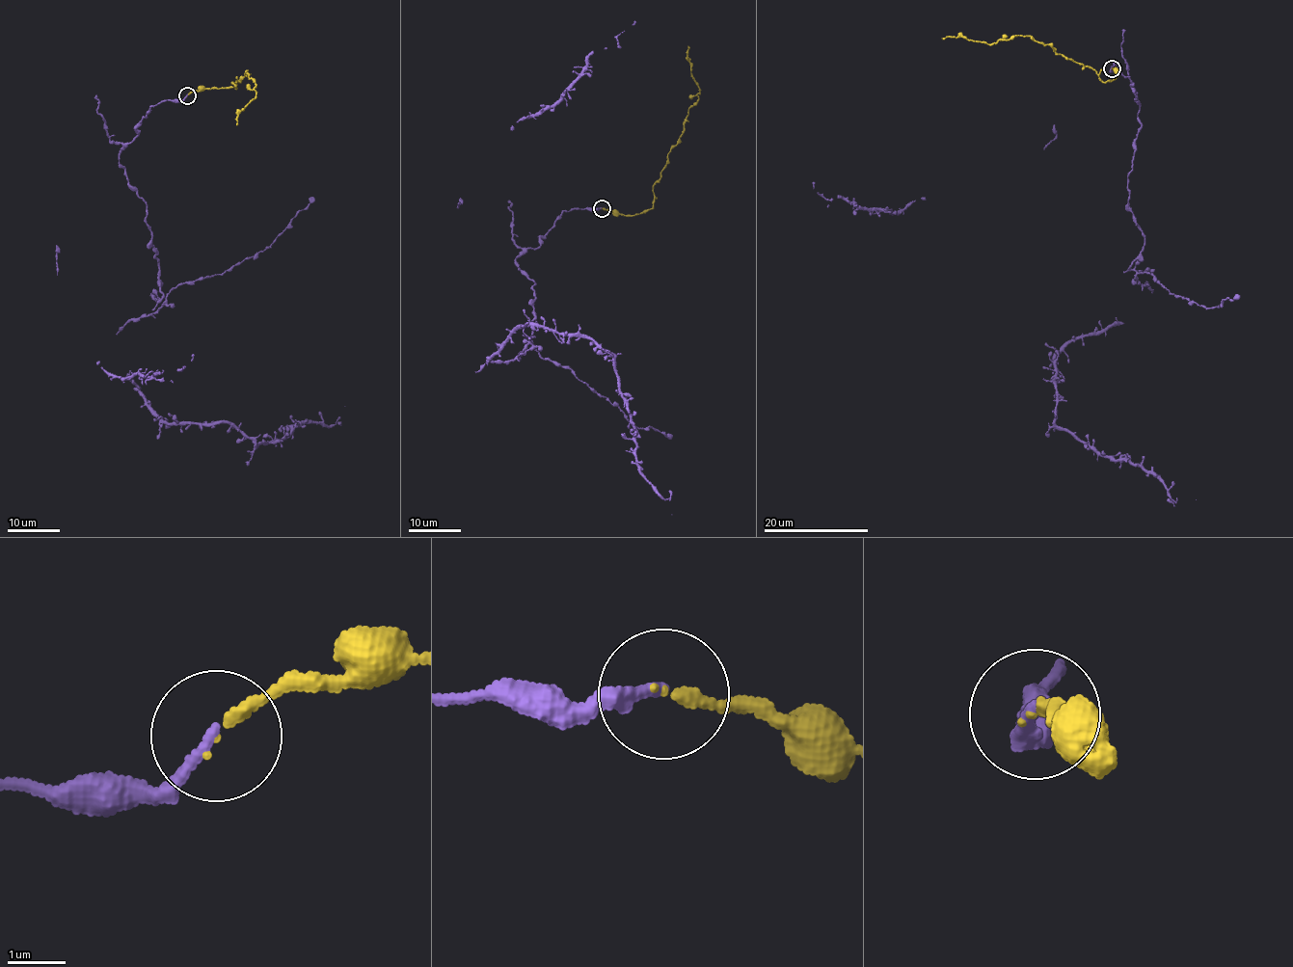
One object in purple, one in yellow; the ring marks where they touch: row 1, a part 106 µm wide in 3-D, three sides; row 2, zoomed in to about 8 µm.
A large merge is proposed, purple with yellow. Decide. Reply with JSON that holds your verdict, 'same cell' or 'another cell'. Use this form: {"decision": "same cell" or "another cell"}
{"decision": "same cell"}

